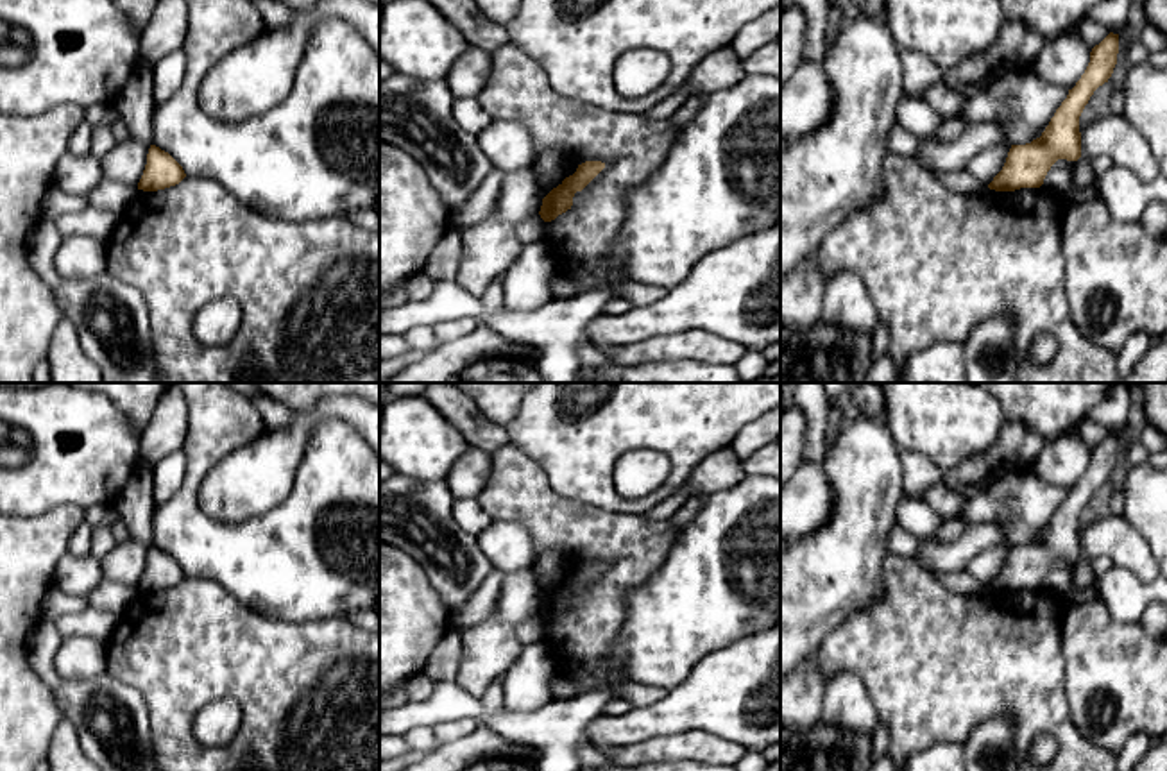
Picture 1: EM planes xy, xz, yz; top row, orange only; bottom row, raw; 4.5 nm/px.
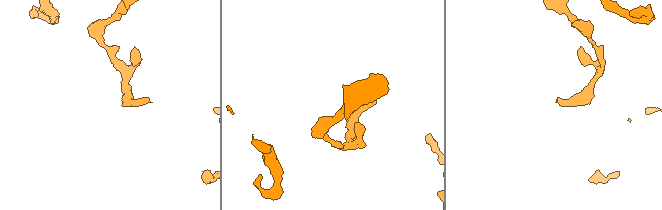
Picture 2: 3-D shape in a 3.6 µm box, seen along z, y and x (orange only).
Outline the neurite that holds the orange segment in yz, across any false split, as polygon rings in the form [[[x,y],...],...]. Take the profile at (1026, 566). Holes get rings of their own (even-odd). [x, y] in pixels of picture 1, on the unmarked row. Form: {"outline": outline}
{"outline": [[[1110,433],[1092,449],[1085,474],[1069,490],[1042,537],[1026,546],[1011,546],[1002,571],[988,585],[990,590],[1040,589],[1058,560],[1078,562],[1081,558],[1079,517],[1094,492],[1112,478],[1117,454],[1119,435]]]}

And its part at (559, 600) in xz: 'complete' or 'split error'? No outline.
complete

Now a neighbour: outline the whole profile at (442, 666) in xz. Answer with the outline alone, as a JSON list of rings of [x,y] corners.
[[[449,630],[428,658],[422,673],[435,682],[456,682],[462,655],[462,637],[456,630]]]

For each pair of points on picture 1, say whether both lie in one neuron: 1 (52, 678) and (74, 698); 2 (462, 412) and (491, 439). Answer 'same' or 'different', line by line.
1: same
2: same

